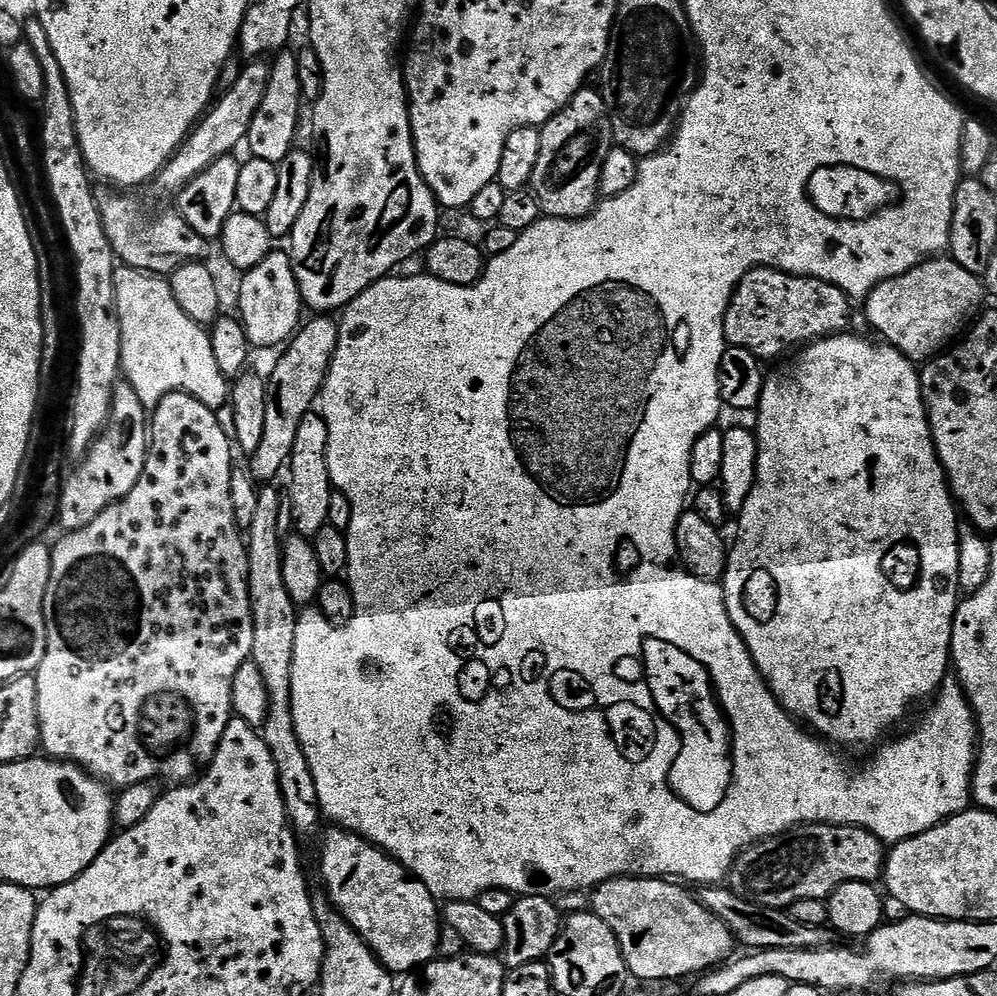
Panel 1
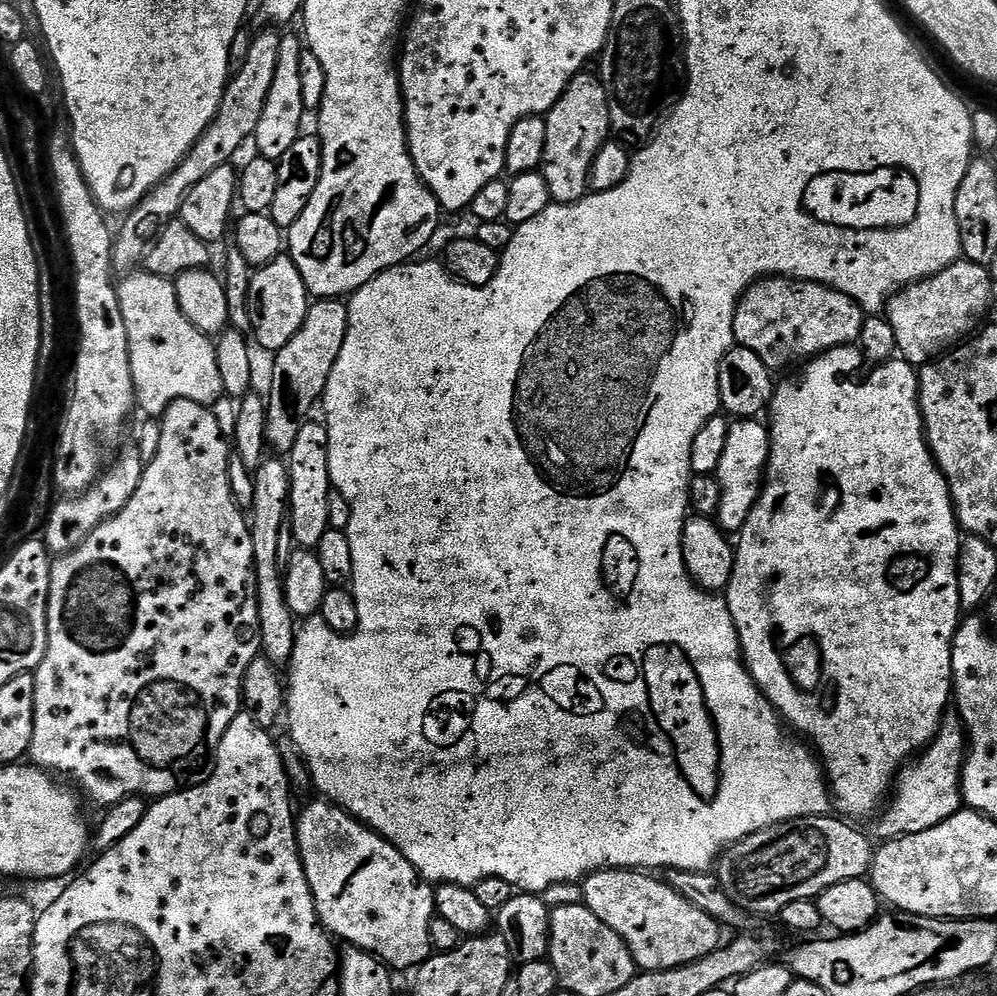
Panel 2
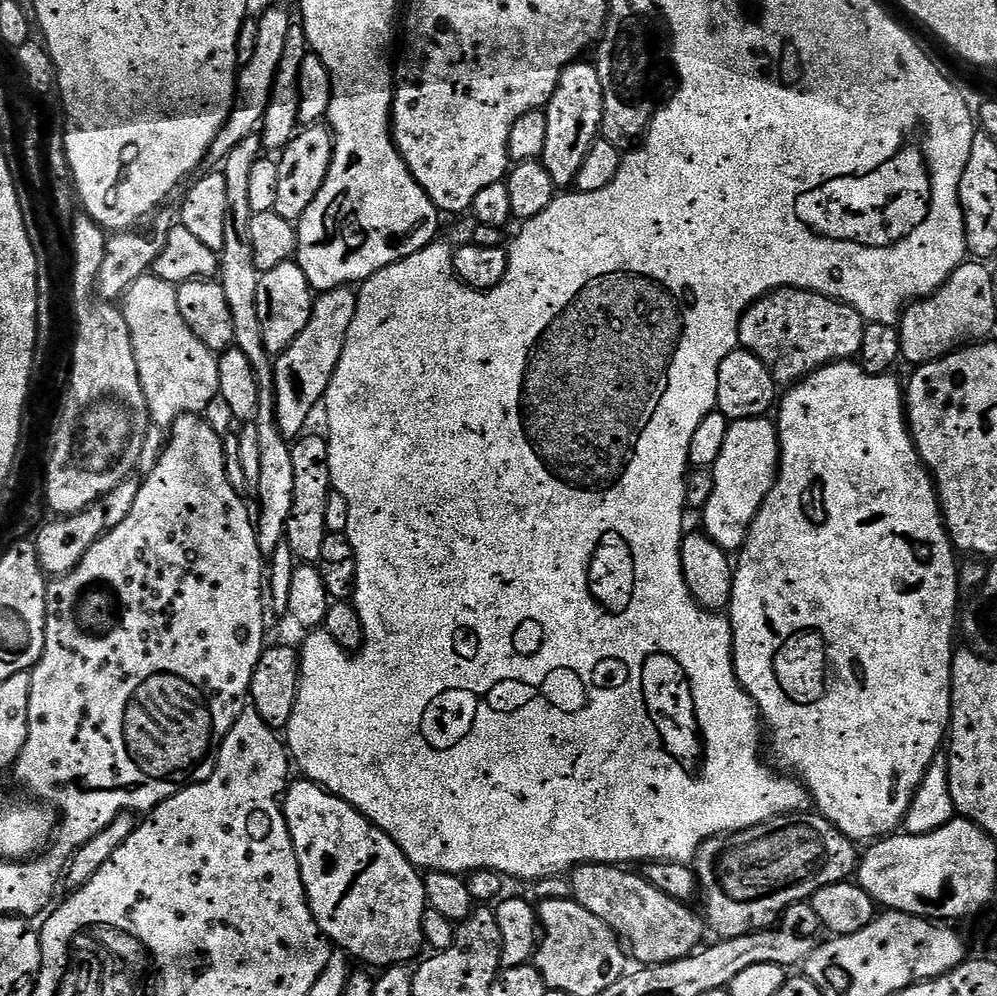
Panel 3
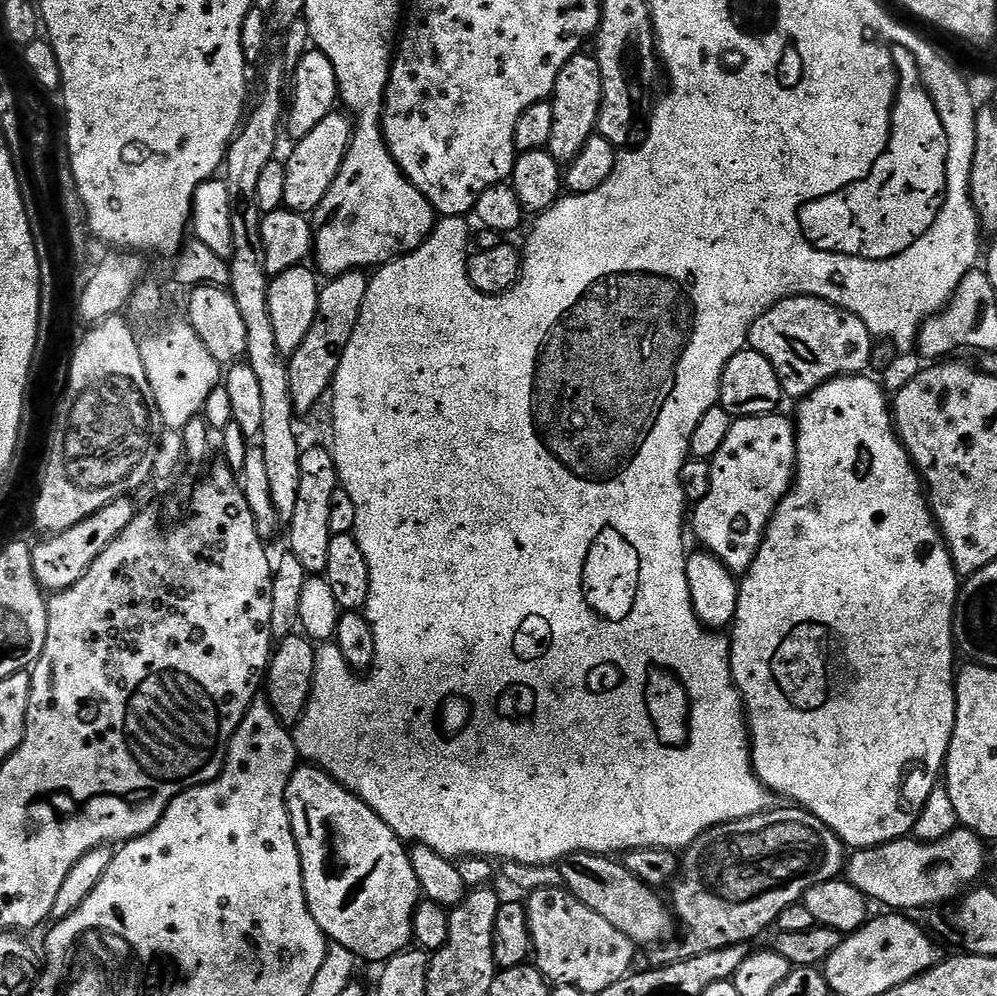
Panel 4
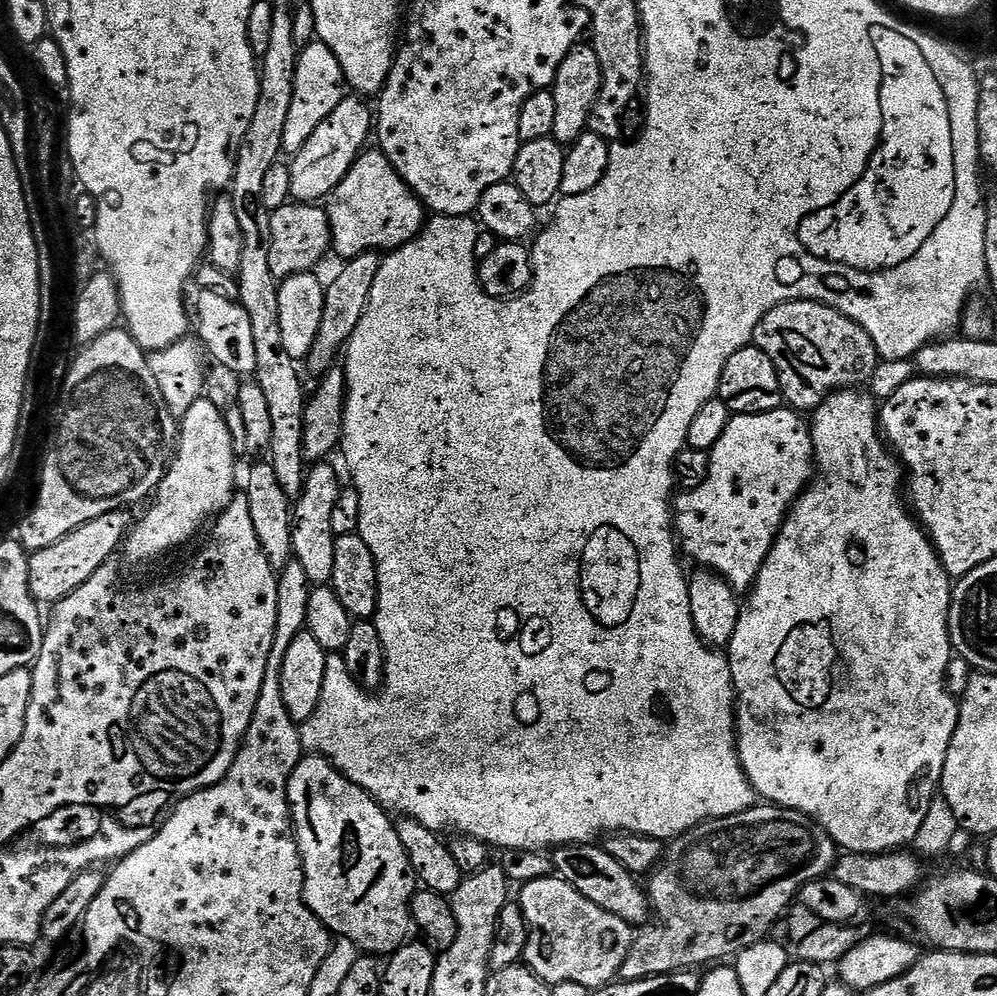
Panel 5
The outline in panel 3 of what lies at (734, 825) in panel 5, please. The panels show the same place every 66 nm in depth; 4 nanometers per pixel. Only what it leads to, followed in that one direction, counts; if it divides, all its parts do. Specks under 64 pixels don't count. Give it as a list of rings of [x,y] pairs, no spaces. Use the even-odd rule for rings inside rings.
[[[808,810],[775,816],[753,828],[733,832],[727,840],[724,836],[707,840],[696,851],[694,861],[698,892],[701,897],[704,895],[703,919],[721,940],[773,927],[774,914],[783,912],[800,900],[808,900],[815,892],[822,890],[822,886],[845,883],[858,867],[858,848],[854,841],[837,830],[826,817]]]

